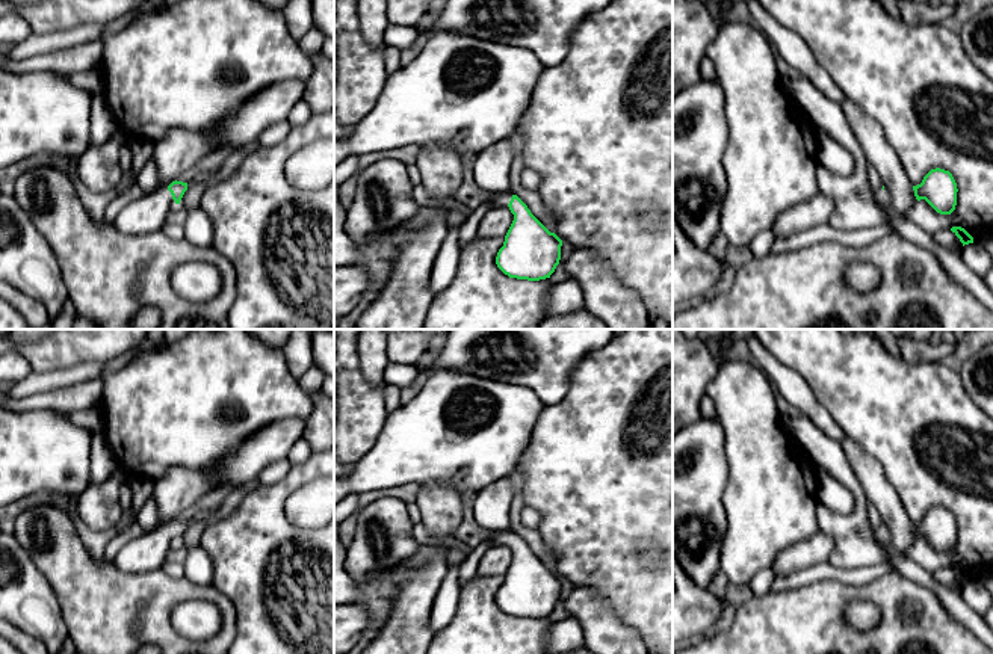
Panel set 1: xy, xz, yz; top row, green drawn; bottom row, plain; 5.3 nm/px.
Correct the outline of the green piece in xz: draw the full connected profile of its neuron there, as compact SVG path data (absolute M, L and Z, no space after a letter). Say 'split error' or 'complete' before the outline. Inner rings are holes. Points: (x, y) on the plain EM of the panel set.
split error | M512 530L487 538L494 545L509 545L514 559L496 595L509 616L540 619L550 616L561 598L562 578L550 571Z

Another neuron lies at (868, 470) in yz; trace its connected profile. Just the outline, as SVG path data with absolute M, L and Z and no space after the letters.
M849 438L842 440L840 446L868 501L878 509L893 547L899 551L908 550L917 541L913 523L883 473L881 464Z

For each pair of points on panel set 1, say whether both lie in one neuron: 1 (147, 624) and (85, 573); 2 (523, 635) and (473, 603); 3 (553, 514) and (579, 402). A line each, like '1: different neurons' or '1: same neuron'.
1: same neuron
2: same neuron
3: same neuron

